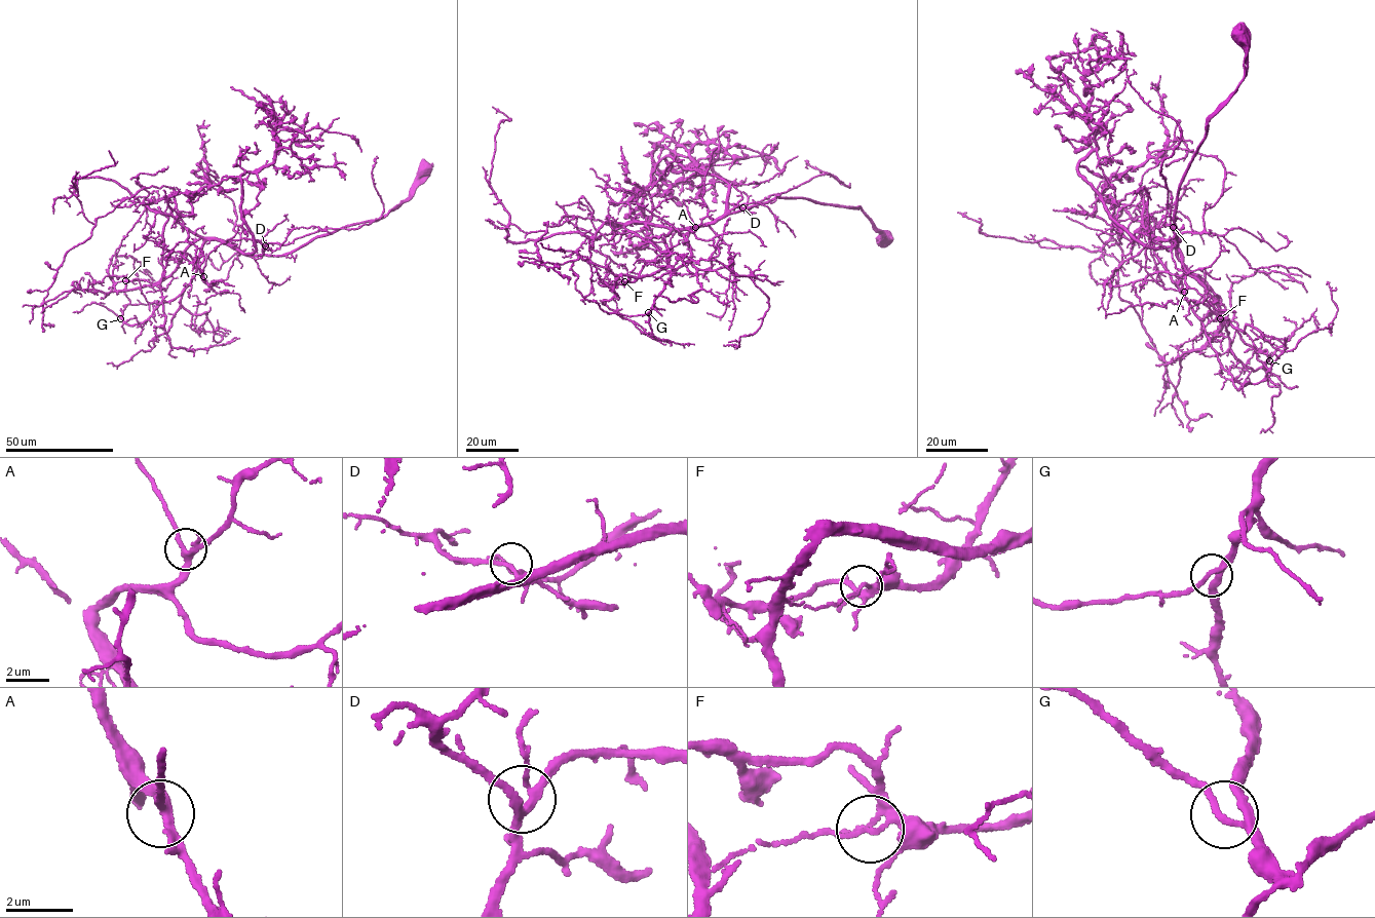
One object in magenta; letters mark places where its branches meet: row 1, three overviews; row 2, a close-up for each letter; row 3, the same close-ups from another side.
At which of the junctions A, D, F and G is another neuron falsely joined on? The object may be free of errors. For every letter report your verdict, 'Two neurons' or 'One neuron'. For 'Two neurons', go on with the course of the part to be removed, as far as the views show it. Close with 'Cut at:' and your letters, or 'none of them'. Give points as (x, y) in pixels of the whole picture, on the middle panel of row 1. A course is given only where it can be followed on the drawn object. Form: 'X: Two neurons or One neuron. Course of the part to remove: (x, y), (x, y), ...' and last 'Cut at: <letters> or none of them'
A: One neuron
D: One neuron
F: Two neurons. Course of the part to remove: (624, 281), (656, 247), (625, 224), (564, 216), (535, 243), (541, 264), (568, 283)
G: One neuron
Cut at: F

